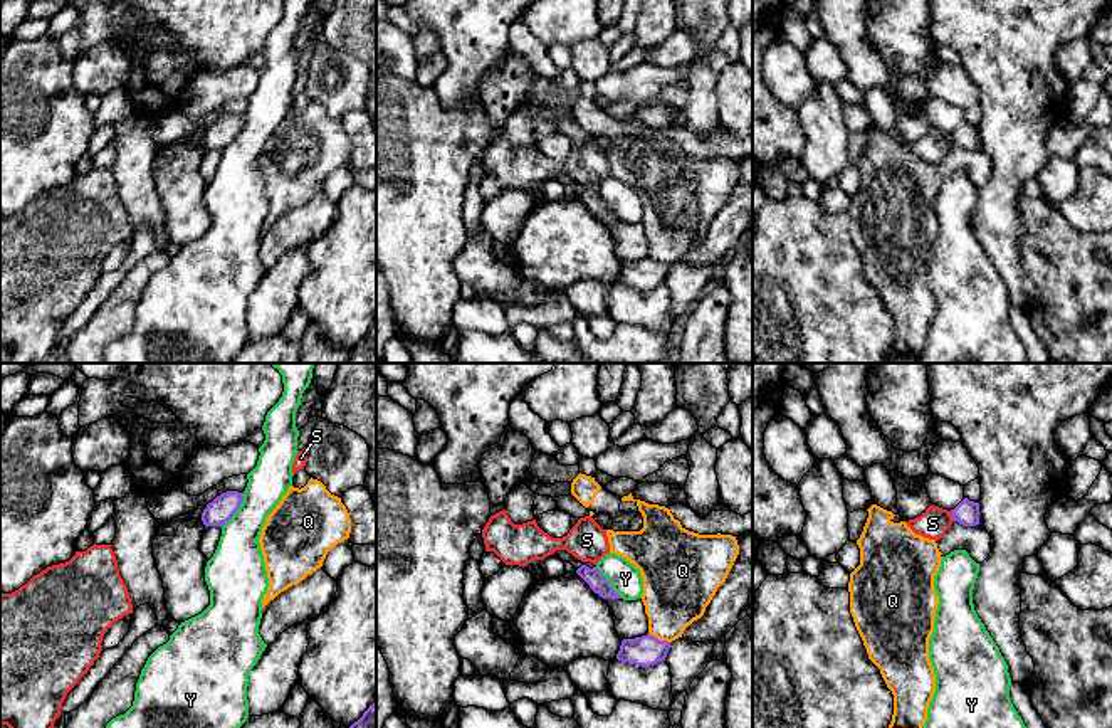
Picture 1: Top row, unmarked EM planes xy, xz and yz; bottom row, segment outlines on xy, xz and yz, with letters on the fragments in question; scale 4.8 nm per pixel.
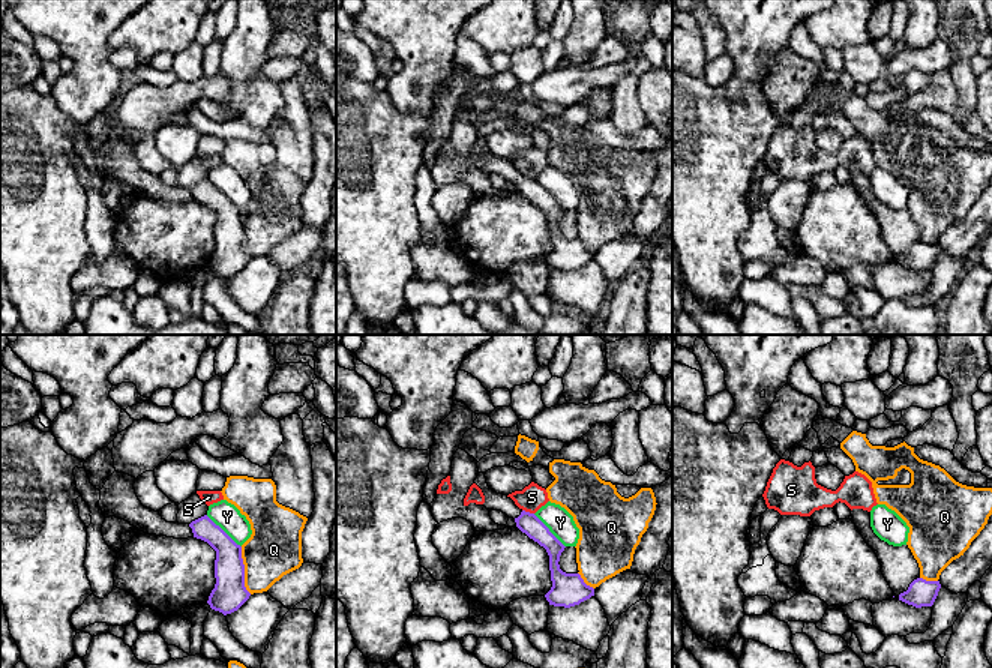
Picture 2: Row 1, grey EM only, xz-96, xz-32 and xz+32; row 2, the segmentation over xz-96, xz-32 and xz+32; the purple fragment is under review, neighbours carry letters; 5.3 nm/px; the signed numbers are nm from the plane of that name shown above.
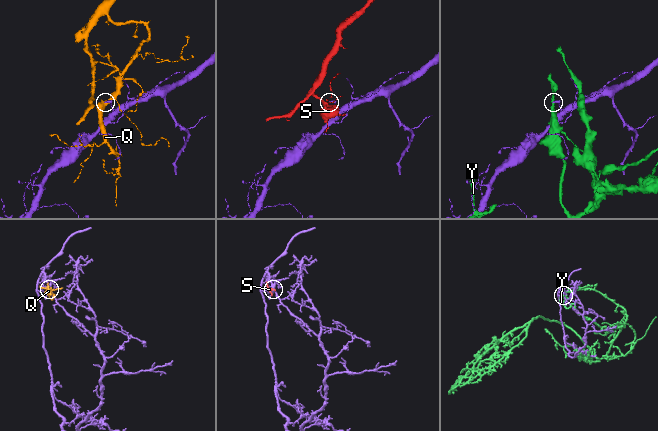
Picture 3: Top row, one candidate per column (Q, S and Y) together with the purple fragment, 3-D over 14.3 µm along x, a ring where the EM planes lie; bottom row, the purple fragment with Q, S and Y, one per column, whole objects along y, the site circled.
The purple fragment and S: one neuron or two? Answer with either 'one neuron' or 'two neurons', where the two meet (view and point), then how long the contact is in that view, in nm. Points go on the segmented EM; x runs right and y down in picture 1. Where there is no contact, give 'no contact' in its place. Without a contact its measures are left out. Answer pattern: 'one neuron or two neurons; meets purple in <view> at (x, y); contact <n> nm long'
two neurons; meets purple in yz at (951, 515); contact 50 nm long

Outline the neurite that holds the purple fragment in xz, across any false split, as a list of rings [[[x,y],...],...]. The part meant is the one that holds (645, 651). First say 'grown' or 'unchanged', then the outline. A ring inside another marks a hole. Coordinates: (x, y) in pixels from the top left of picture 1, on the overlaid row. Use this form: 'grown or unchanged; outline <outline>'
unchanged; outline [[[647,634],[635,639],[623,639],[616,659],[622,662],[650,667],[660,661],[665,661],[670,642],[658,641]]]

